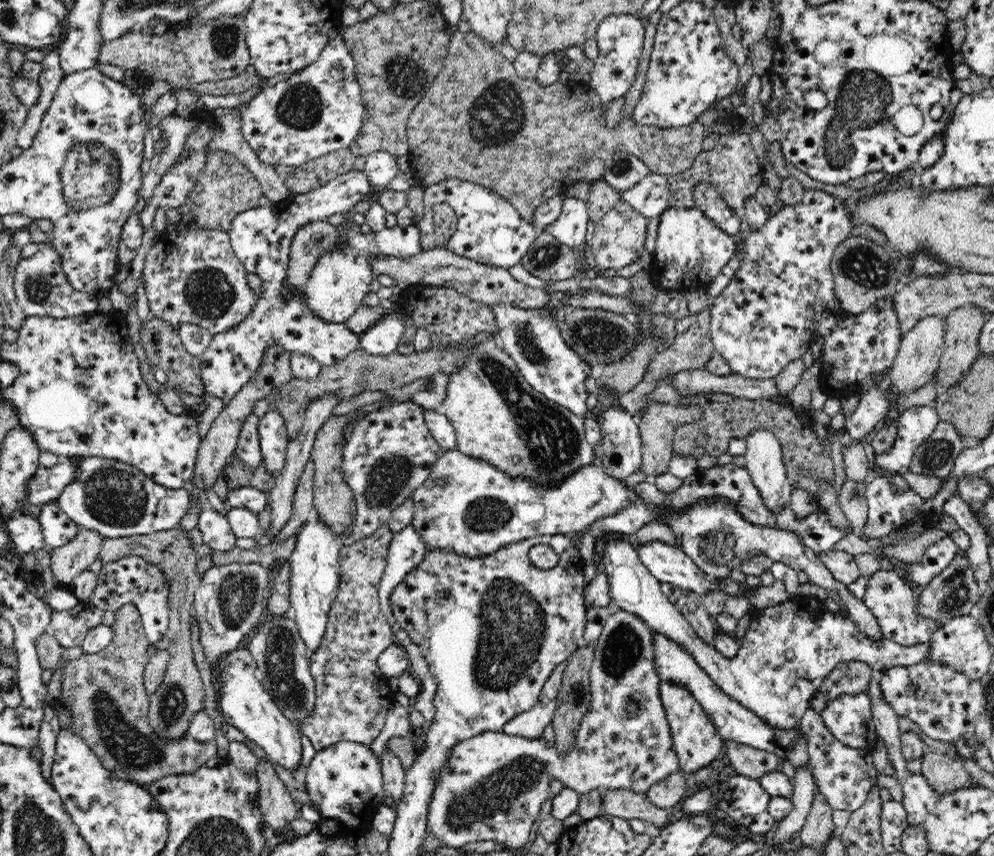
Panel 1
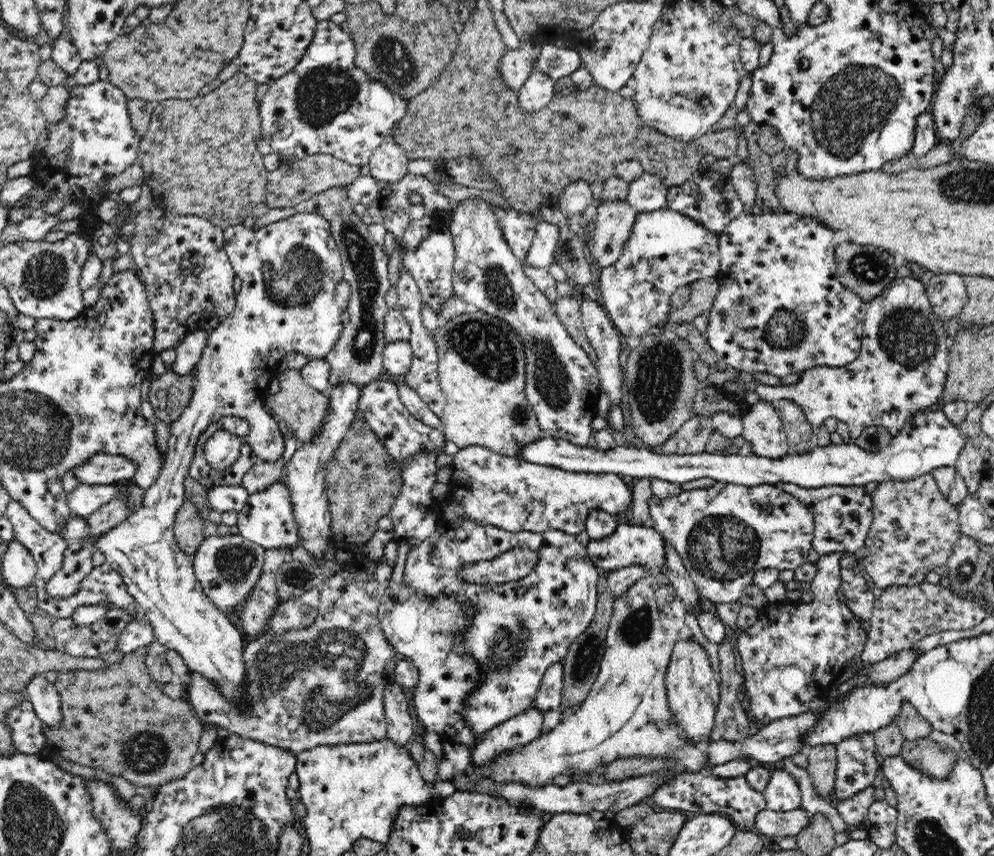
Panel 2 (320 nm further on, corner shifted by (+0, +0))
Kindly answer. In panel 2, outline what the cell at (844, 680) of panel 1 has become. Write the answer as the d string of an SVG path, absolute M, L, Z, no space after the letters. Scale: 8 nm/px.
M915 648L903 650L872 665L869 668L870 682L876 684L896 682L897 678L904 676L912 668L920 654L922 652L915 650Z

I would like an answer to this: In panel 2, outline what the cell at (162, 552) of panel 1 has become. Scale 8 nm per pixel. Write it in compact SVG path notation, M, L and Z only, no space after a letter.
M186 497L177 512L173 526L176 541L186 555L194 555L205 540L202 526L204 526L204 519L198 507Z

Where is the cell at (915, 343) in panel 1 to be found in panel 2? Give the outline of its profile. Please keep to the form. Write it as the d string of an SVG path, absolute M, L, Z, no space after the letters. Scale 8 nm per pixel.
M935 274L926 284L927 295L935 313L946 322L959 315L967 301L966 284L962 274Z

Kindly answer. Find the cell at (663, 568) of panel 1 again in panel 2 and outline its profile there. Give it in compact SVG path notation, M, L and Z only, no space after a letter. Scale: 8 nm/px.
M618 523L616 530L600 541L590 539L587 546L588 557L603 572L641 564L654 573L664 572L665 539L653 527Z

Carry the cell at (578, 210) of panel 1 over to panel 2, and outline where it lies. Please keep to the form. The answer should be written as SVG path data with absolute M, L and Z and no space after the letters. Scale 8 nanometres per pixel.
M543 221L536 225L532 246L528 250L524 264L534 268L548 268L554 262L554 251L559 241L556 225Z

